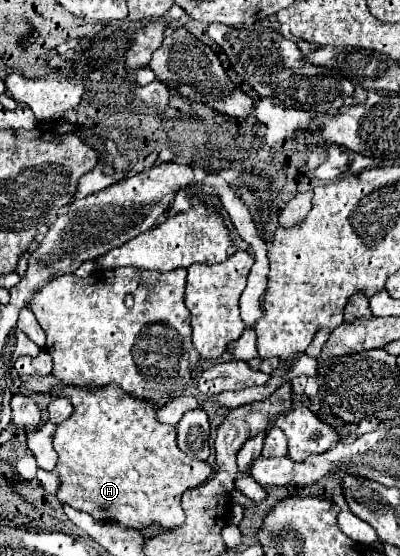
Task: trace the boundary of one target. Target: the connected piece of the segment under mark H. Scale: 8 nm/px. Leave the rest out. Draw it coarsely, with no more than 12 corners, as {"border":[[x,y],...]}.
{"border":[[56,386],[58,500],[126,530],[178,528],[212,468],[156,406]]}

